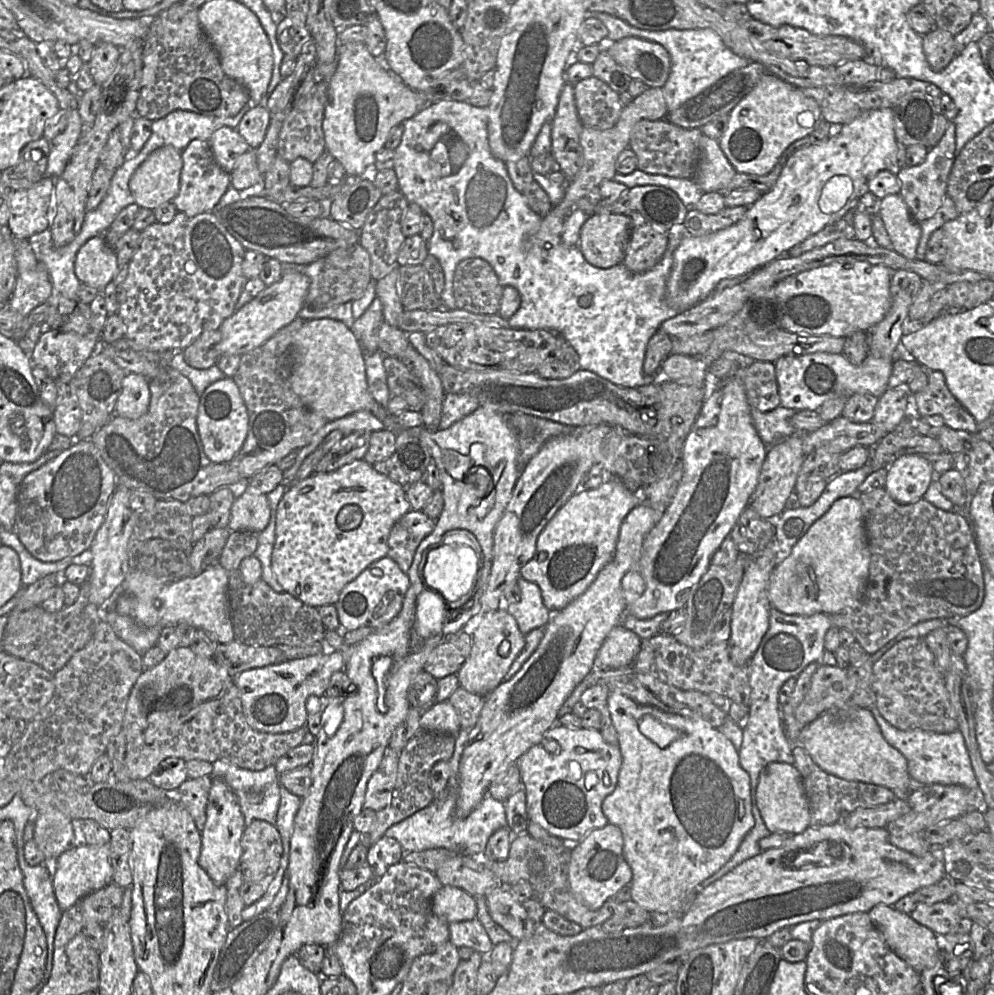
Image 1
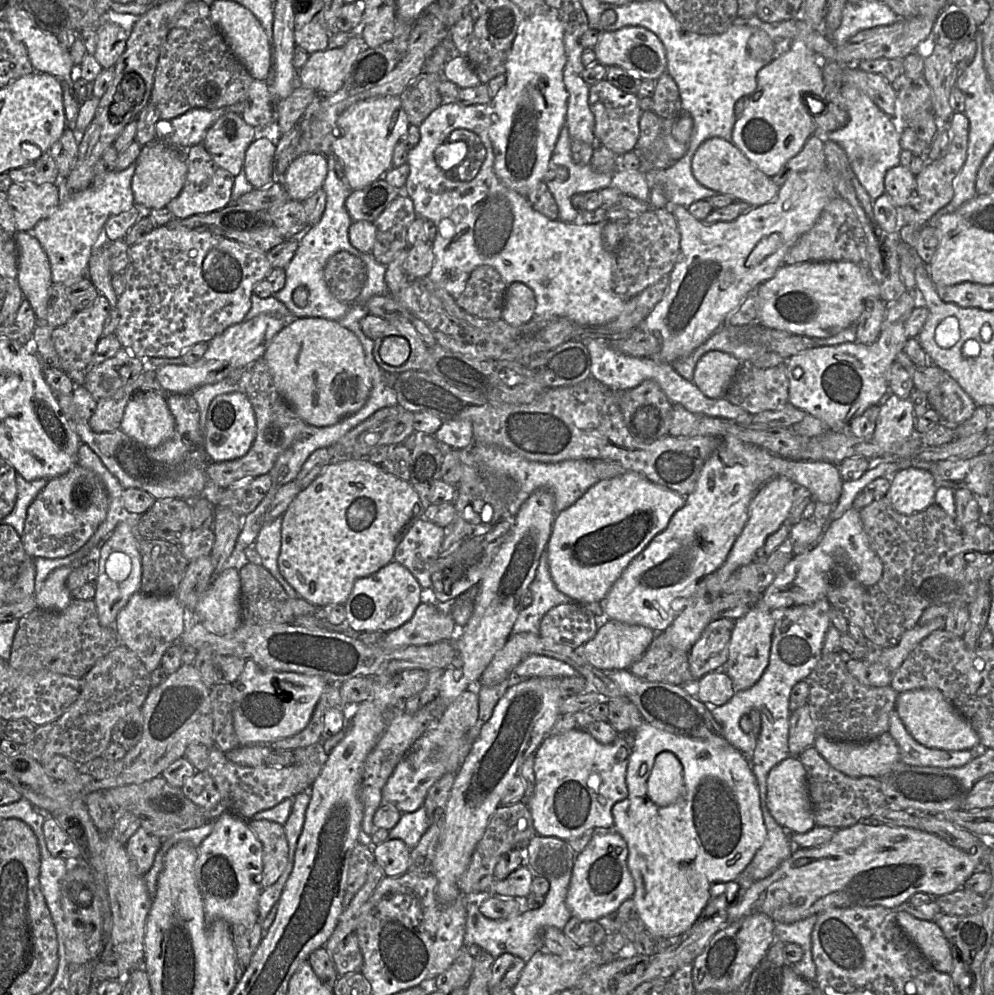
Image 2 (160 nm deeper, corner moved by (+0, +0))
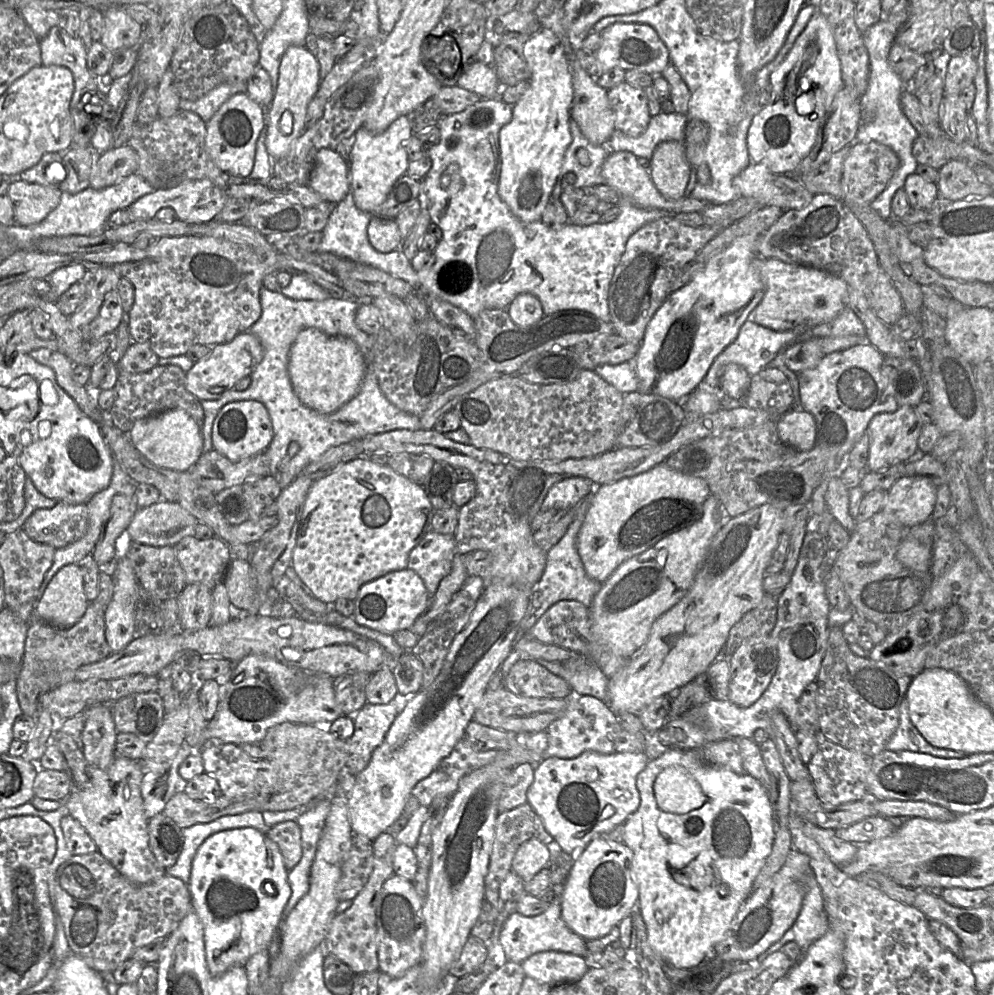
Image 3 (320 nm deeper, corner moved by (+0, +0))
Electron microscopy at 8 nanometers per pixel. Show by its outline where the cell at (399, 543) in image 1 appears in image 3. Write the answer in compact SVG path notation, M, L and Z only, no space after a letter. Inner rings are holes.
M431 530L410 551L407 568L422 579L432 596L441 580L451 572L454 554L454 537Z

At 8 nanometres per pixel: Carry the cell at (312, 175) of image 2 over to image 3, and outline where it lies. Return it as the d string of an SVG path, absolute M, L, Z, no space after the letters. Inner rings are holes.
M320 149L315 155L307 186L324 200L337 204L351 191L350 168L338 152Z

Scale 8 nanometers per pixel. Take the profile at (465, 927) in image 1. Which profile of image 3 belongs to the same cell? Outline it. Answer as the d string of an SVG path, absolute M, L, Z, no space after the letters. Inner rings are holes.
M557 888L553 901L543 913L531 917L523 916L519 913L511 914L502 926L499 934L499 943L507 961L516 963L522 963L531 955L545 951L570 953L583 958L588 952L586 941L574 933L565 924L561 916L559 888Z

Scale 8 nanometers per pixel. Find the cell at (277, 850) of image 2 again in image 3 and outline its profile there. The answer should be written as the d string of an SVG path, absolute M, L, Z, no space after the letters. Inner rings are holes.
M295 821L273 825L266 835L275 842L283 856L285 868L290 871L302 857L301 829Z

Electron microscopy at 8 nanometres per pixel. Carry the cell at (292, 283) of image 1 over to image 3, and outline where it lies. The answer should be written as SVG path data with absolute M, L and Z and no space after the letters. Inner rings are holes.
M251 331L241 332L228 343L212 346L209 354L194 363L186 372L186 389L199 400L217 400L243 377L250 376L262 358L260 340Z

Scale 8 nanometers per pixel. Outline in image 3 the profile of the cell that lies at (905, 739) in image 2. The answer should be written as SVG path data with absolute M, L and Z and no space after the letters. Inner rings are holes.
M905 698L899 706L898 727L886 744L885 749L889 751L910 751L947 759L961 759L967 755L960 751L936 748L927 742L912 724L908 702Z

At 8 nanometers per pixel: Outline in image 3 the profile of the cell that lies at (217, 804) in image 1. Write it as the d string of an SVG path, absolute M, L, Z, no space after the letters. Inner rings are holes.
M255 828L221 831L201 844L192 863L188 886L193 910L203 924L206 961L211 974L218 976L233 966L244 966L257 952L268 950L270 959L277 952L277 936L284 920L283 911L291 896L288 873L278 845L266 833Z

